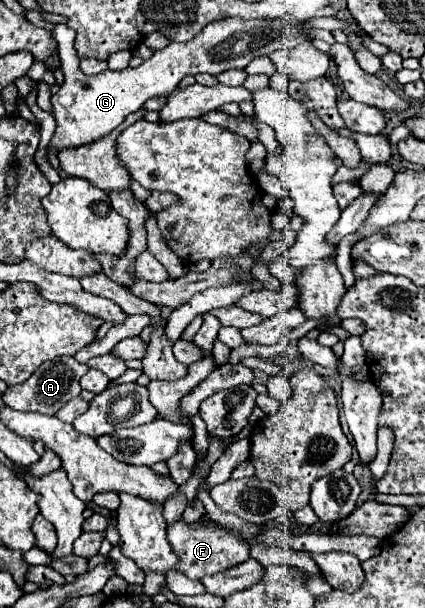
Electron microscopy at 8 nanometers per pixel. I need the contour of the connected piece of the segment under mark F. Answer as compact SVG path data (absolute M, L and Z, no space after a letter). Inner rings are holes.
M178 520L176 524L168 526L168 542L172 544L174 552L180 556L178 570L192 580L200 580L206 574L216 574L220 570L232 568L250 558L250 548L246 542L238 540L236 536L226 536L226 534L218 532L216 528L210 528L210 526L206 528L198 522L184 524L182 520Z

